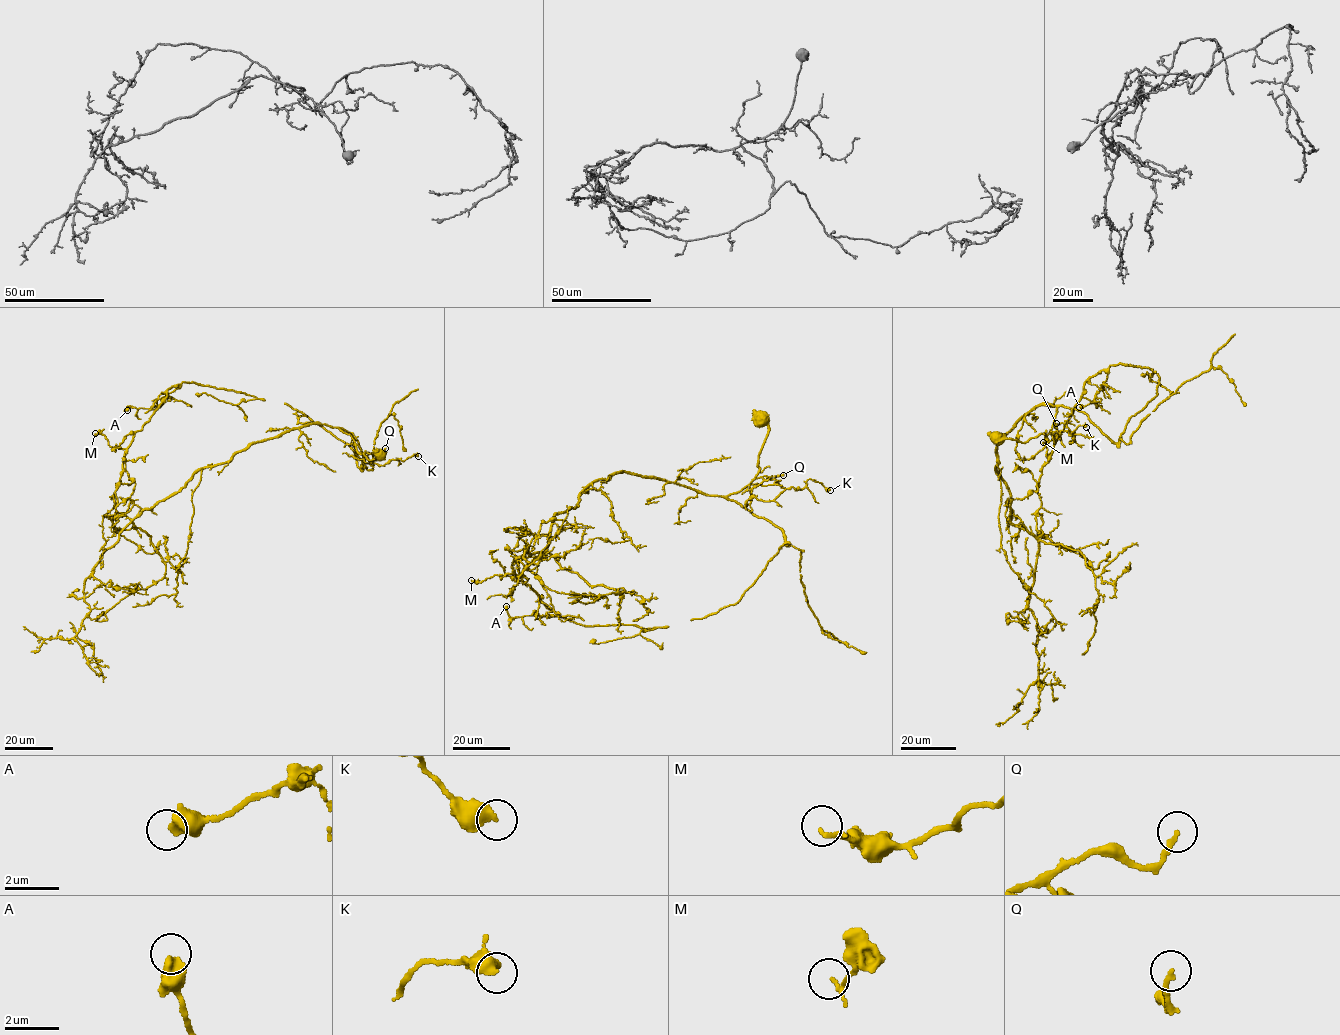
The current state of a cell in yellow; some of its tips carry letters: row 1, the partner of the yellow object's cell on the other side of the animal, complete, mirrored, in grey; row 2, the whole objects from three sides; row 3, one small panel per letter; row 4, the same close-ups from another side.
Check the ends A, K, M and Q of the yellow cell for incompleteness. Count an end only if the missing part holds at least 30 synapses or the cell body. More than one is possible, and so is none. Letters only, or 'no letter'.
no letter

